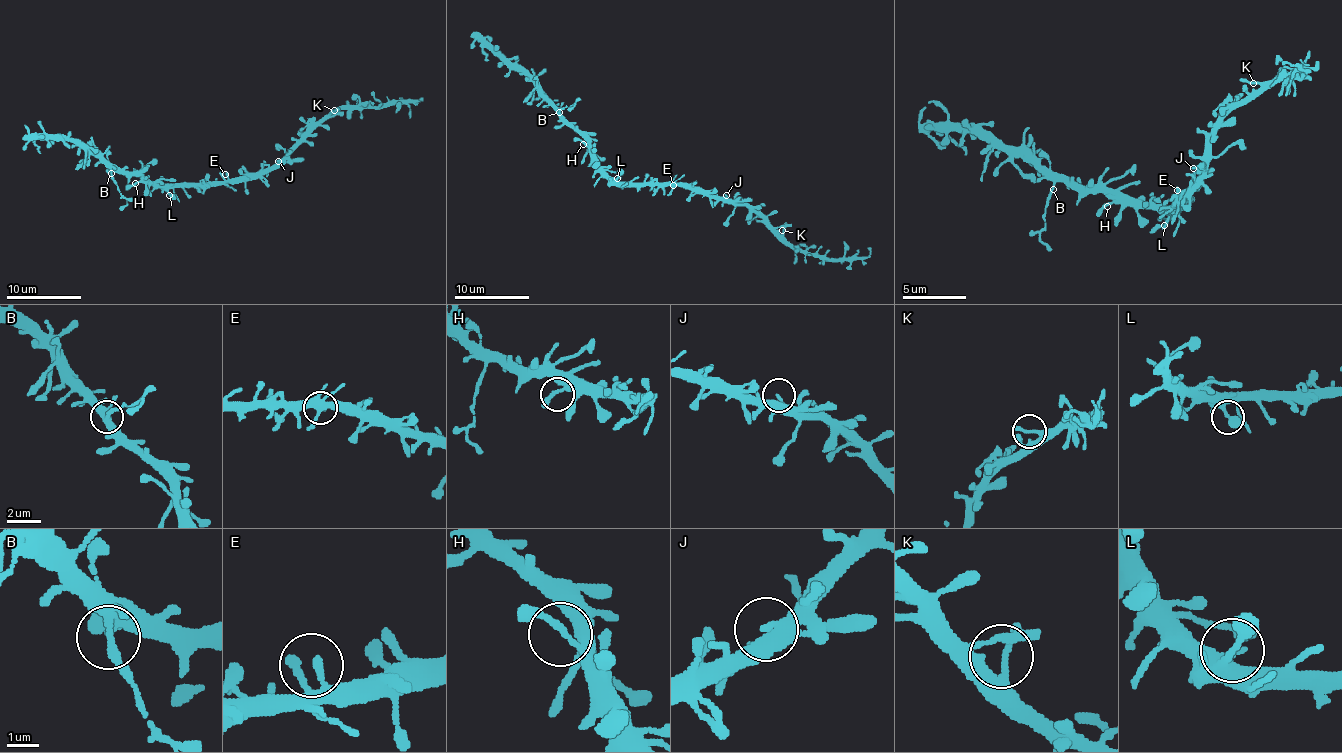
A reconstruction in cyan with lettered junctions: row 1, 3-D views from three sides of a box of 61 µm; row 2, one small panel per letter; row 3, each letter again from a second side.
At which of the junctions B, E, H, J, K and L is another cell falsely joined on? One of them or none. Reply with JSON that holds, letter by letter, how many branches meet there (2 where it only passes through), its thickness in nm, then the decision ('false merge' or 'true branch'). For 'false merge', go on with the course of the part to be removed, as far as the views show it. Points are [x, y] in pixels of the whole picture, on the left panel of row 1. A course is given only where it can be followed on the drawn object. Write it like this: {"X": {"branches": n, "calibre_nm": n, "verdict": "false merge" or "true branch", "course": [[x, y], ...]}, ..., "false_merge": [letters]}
{"B": {"branches": 2, "calibre_nm": 260, "verdict": "false merge", "course": [[111, 174], [117, 189], [126, 200], [119, 208]]}, "E": {"branches": 2, "calibre_nm": 200, "verdict": "true branch"}, "H": {"branches": 2, "calibre_nm": 190, "verdict": "true branch"}, "J": {"branches": 2, "calibre_nm": 240, "verdict": "true branch"}, "K": {"branches": 1, "calibre_nm": 320, "verdict": "true branch"}, "L": {"branches": 2, "calibre_nm": 260, "verdict": "true branch"}, "false_merge": ["B"]}

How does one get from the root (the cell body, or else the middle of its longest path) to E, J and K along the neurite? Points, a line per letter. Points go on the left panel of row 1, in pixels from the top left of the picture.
E: (208, 181), (223, 181), (227, 178), (225, 174)
J: (208, 181), (253, 180), (278, 161)
K: (208, 181), (246, 181), (272, 170), (334, 110)

